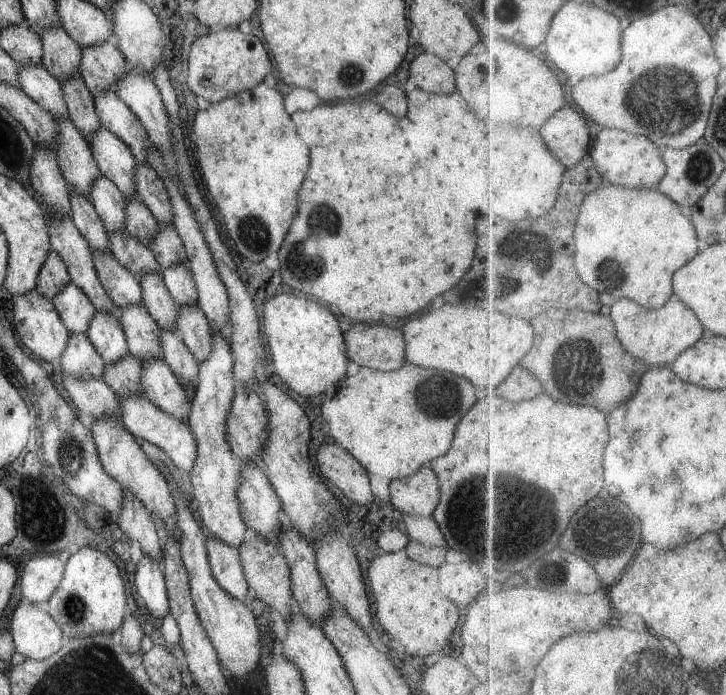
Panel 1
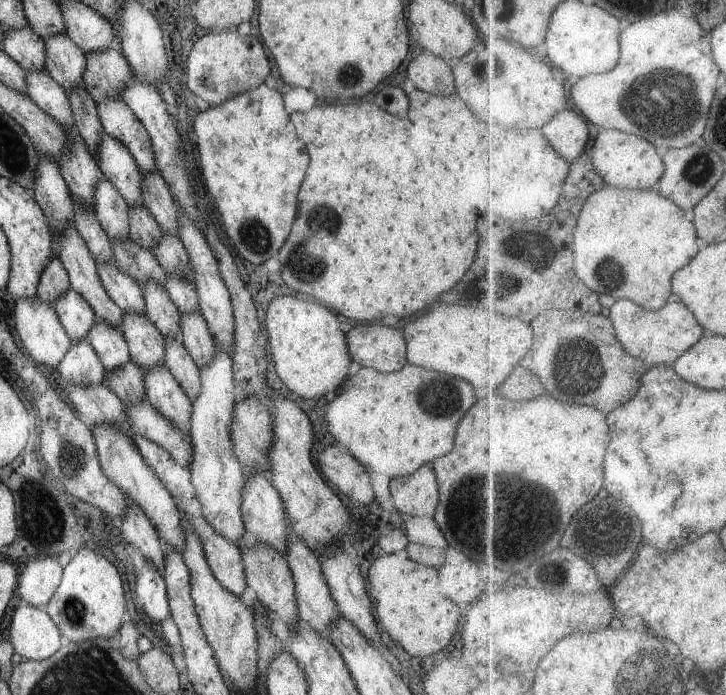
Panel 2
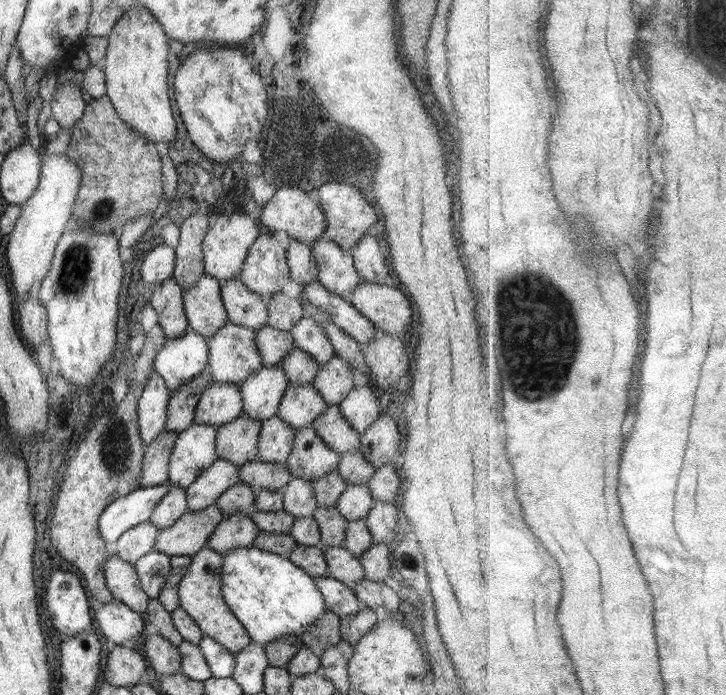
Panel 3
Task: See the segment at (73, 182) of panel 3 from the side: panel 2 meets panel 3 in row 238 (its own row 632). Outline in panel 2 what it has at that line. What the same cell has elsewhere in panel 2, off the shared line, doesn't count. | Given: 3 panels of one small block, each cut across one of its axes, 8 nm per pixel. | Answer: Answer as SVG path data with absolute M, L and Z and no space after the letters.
M25 603L12 614L8 640L16 654L31 661L51 657L64 642L46 609Z

